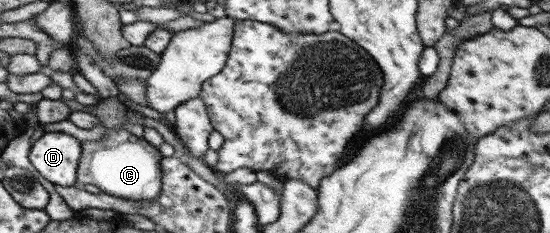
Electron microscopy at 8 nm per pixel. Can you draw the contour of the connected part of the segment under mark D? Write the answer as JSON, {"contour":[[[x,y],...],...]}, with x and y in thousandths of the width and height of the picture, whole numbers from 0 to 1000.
{"contour":[[[78,567],[55,627],[51,682],[69,755],[95,794],[142,798],[136,777],[147,622],[135,584]]]}

